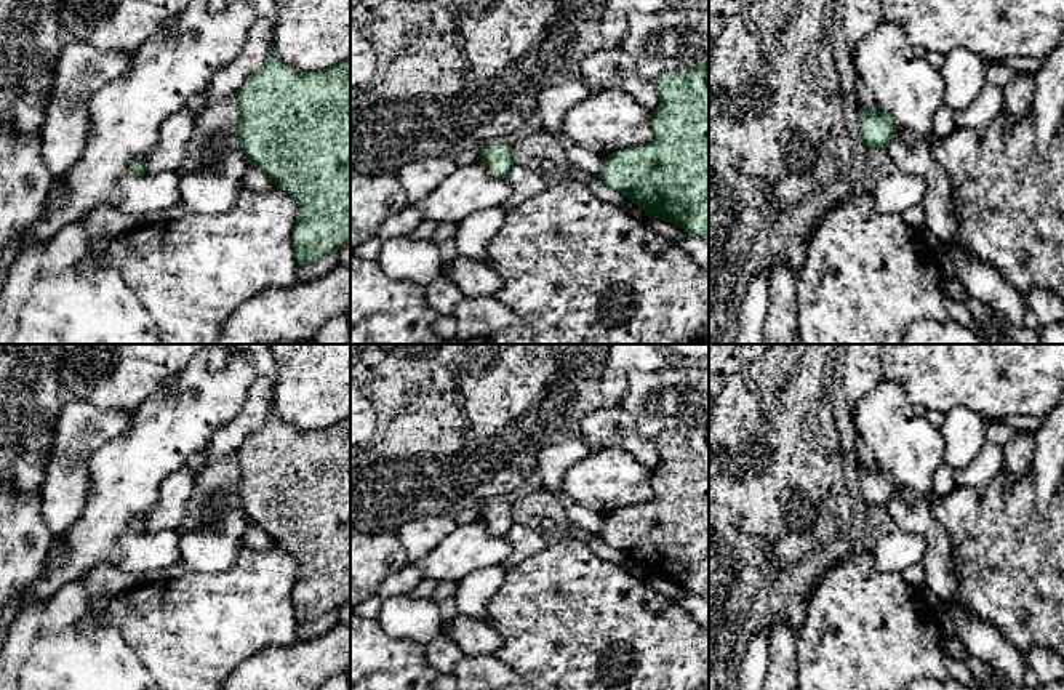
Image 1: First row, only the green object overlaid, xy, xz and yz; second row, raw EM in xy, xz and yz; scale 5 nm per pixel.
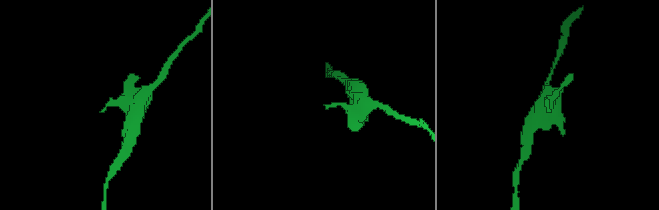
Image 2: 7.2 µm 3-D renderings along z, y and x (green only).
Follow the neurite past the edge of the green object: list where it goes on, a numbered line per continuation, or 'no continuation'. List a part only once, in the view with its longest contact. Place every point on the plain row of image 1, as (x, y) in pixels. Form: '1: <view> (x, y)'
no continuation

